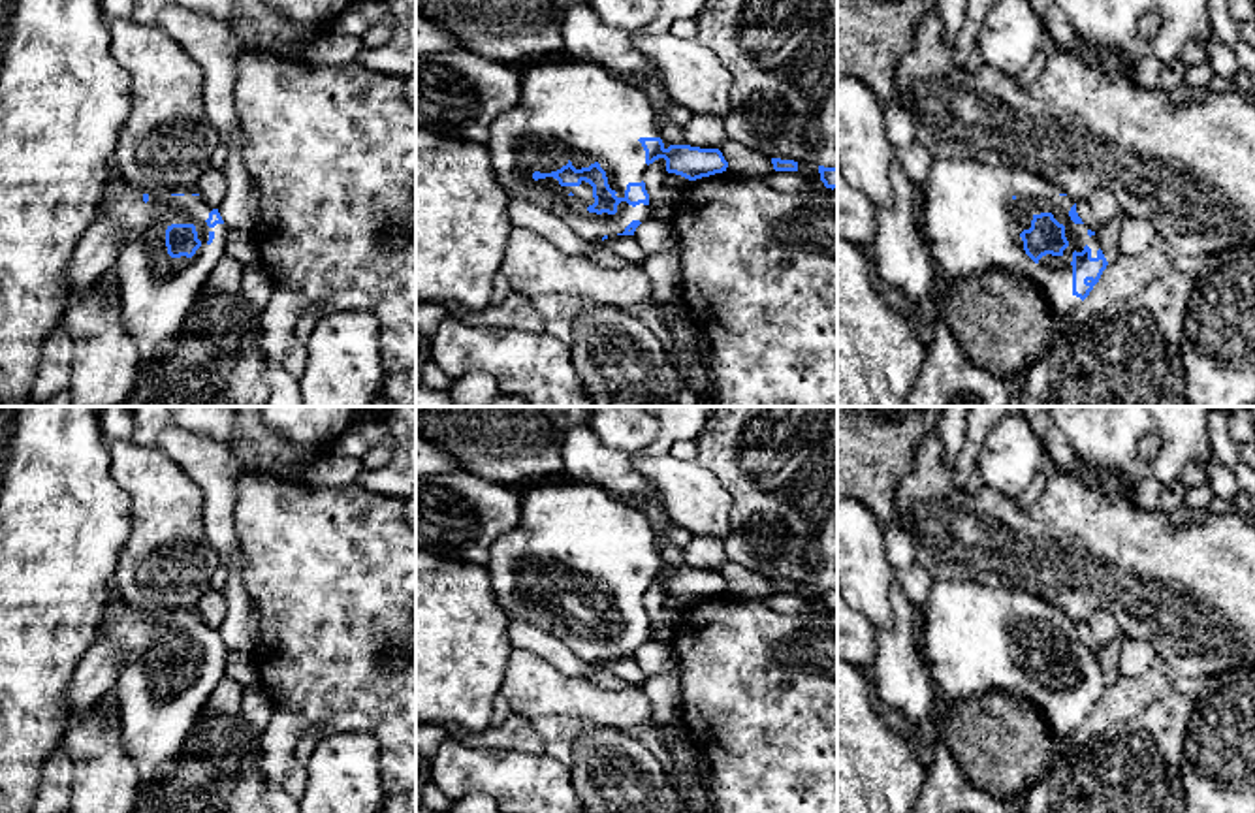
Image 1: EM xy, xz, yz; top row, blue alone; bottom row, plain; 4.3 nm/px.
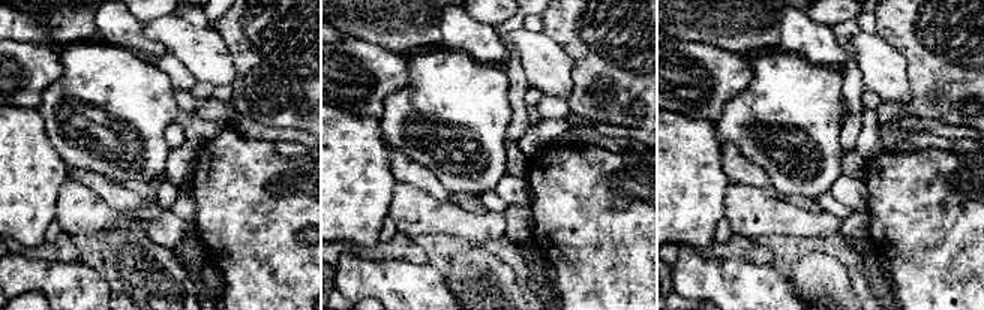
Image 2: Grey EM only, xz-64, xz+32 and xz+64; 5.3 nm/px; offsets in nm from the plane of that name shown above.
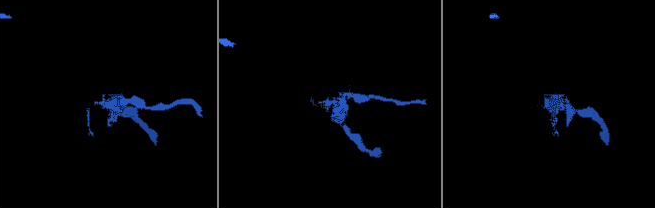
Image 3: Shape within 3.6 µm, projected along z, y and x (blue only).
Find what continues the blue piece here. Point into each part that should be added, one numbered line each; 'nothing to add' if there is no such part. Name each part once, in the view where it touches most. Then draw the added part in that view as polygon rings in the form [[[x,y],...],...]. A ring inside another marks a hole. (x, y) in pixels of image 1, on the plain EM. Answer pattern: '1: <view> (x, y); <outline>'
1: xz (569, 531); [[[566,478],[527,484],[519,491],[521,519],[491,546],[487,561],[491,589],[504,612],[559,638],[578,659],[593,664],[602,664],[604,657],[623,655],[632,642],[647,642],[649,627],[632,629],[623,619],[627,606],[642,604],[647,589],[645,572],[638,561],[660,559],[649,516],[640,506],[625,504],[604,489]],[[568,583],[576,591],[600,585],[610,610],[623,621],[615,636],[587,632],[595,625],[589,604],[561,608],[549,597]]]

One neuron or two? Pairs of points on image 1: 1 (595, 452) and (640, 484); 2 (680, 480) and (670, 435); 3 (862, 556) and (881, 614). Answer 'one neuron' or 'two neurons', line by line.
1: one neuron
2: two neurons
3: one neuron

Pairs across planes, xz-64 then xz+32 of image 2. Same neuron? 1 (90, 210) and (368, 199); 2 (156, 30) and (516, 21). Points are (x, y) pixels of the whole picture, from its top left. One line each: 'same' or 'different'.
1: different
2: different

